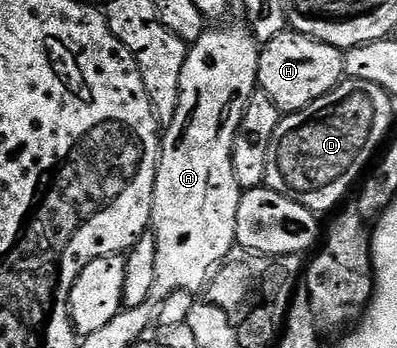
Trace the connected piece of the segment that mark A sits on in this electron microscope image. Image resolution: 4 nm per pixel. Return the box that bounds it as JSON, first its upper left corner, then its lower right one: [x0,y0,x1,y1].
[150,25,260,301]

